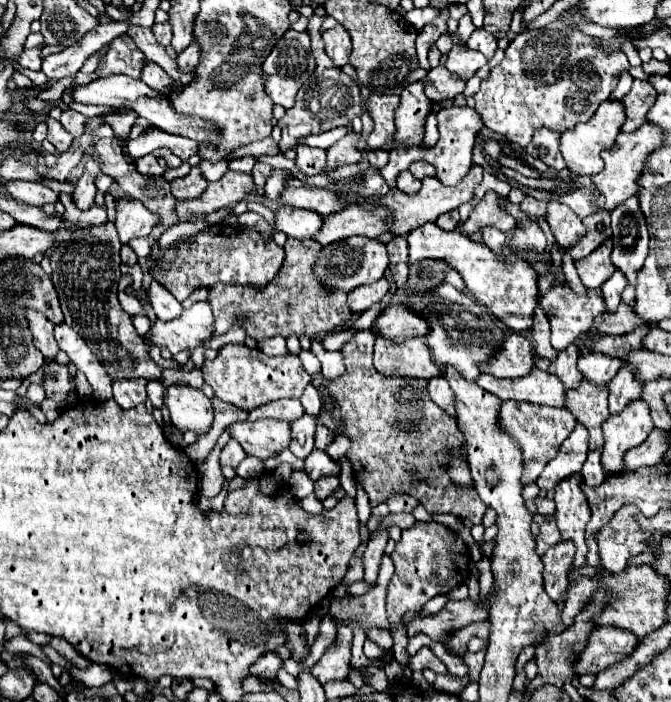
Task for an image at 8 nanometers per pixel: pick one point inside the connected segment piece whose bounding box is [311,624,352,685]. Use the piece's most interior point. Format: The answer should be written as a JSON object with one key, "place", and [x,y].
{"place":[335,664]}

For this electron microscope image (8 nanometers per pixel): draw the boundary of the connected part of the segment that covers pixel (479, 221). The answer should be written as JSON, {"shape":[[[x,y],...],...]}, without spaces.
{"shape":[[[486,192],[486,196],[472,210],[470,218],[462,224],[460,232],[474,234],[474,232],[482,232],[482,228],[486,228],[486,226],[494,226],[502,232],[512,232],[512,216],[504,216],[504,212],[500,212],[500,204],[496,204],[496,200],[500,200],[500,196],[496,192]]]}

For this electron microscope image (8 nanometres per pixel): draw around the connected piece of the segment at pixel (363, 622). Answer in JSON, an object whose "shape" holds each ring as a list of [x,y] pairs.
{"shape":[[[388,556],[382,558],[380,564],[380,574],[376,586],[372,586],[366,594],[362,596],[344,596],[344,598],[332,598],[330,604],[330,616],[336,622],[348,622],[348,624],[358,624],[364,630],[378,628],[378,630],[392,630],[394,626],[390,624],[386,616],[386,586],[394,574],[394,564]]]}

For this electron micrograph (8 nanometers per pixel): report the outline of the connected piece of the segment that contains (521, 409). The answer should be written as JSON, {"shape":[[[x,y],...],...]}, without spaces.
{"shape":[[[510,400],[510,402],[502,402],[500,428],[504,428],[510,436],[514,436],[520,442],[522,454],[524,454],[522,484],[532,484],[532,482],[536,482],[536,478],[540,476],[540,472],[544,470],[548,460],[552,460],[556,456],[560,444],[576,428],[576,418],[572,414],[568,414],[564,408],[556,410],[556,408],[536,406],[536,404],[516,404],[514,400]]]}

